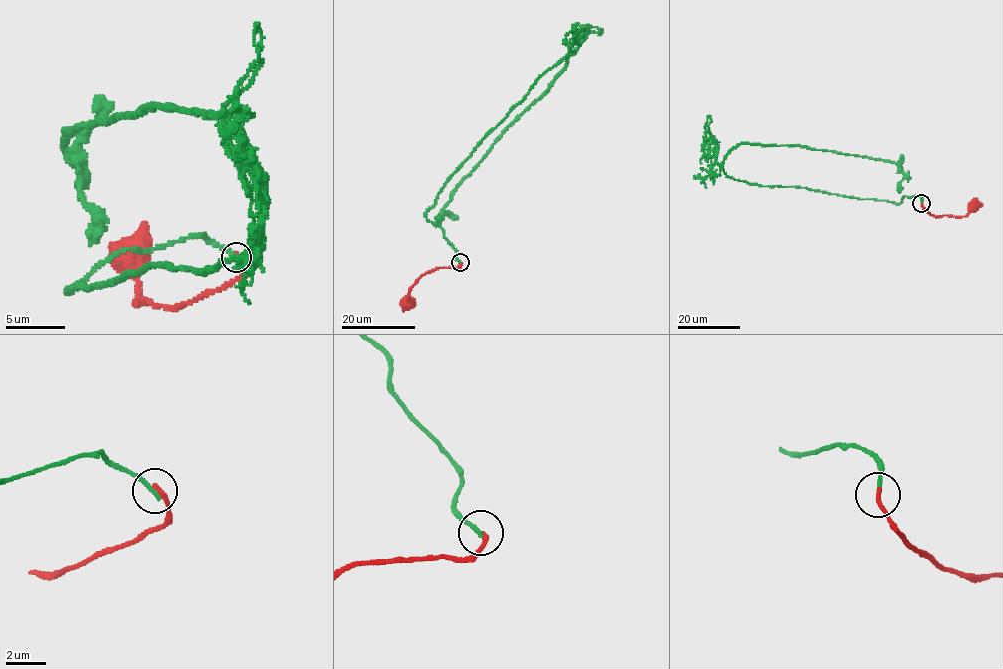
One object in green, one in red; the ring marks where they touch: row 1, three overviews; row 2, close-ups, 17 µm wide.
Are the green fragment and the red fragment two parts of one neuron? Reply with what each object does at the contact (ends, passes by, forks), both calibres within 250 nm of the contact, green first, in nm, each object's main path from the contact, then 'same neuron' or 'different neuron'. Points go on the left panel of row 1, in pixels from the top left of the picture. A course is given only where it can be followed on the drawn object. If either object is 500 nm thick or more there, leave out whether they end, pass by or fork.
green ends | red ends | 220/240 nm | green via (237, 258), (122, 249), (67, 292), (255, 243), (227, 116), (154, 103), (70, 130), (89, 246) | red via (237, 258), (243, 272), (239, 277), (173, 307), (147, 299), (136, 302), (138, 255), (148, 229), (145, 222) | different neuron

